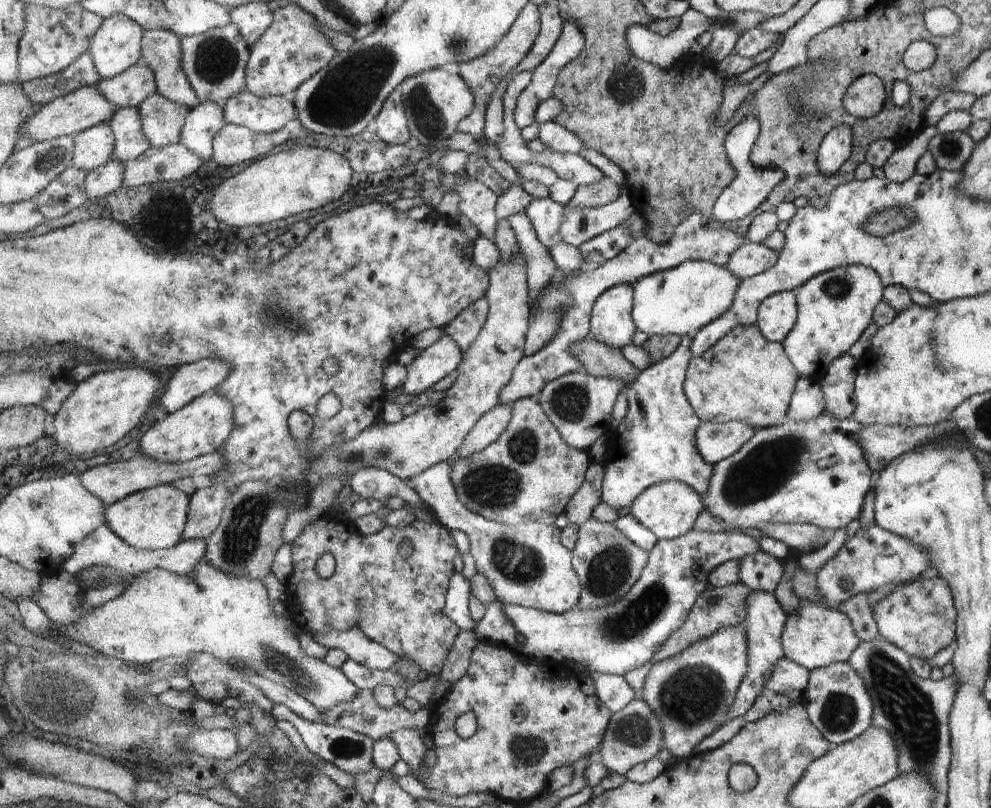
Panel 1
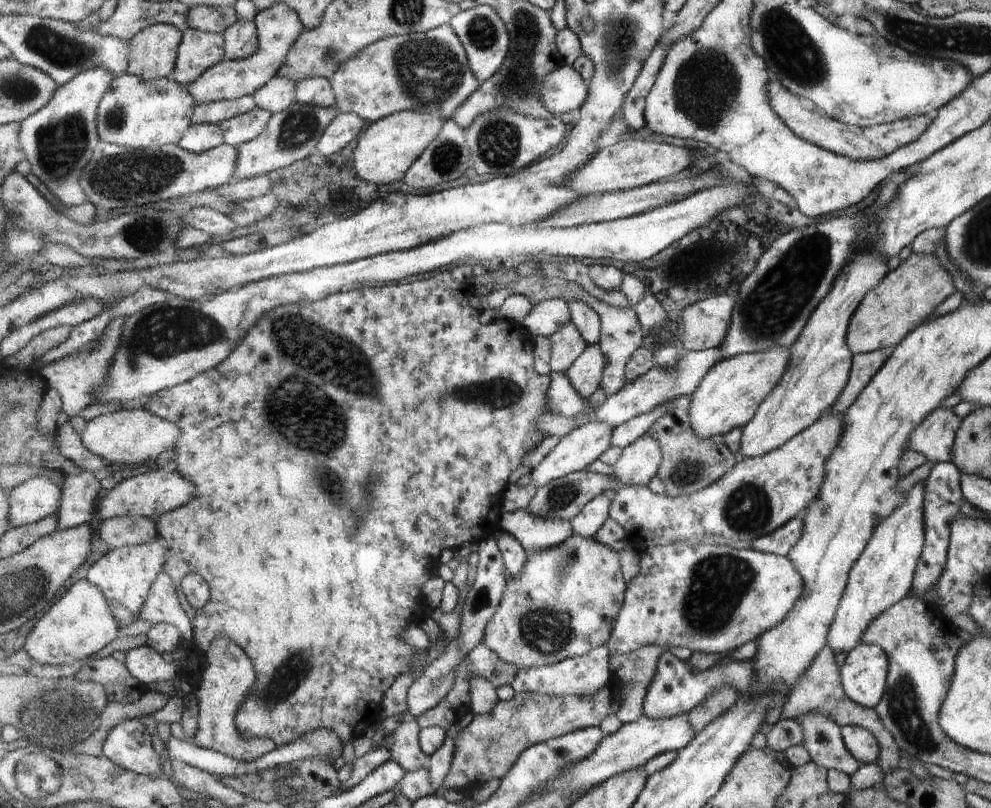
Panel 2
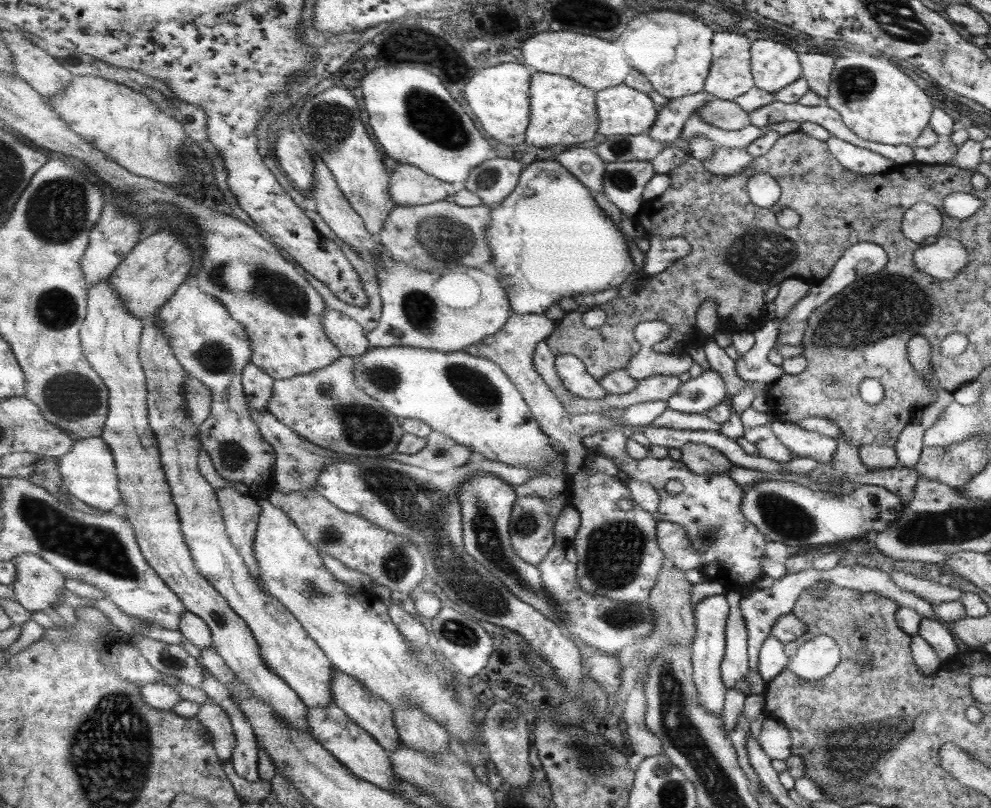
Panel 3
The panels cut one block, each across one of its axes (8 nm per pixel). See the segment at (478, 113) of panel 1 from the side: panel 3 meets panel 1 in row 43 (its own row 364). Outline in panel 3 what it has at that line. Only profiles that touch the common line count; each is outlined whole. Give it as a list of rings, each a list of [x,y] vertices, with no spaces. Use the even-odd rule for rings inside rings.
[[[513,313],[510,320],[498,333],[492,334],[474,345],[467,346],[464,351],[491,359],[491,361],[499,363],[503,370],[506,370],[509,378],[522,392],[523,399],[529,404],[534,418],[538,420],[539,427],[542,428],[542,432],[551,438],[553,442],[557,442],[558,448],[563,451],[566,464],[564,473],[572,477],[578,474],[579,470],[582,470],[586,464],[586,459],[589,457],[589,450],[582,442],[583,438],[607,430],[614,430],[620,427],[620,422],[616,418],[612,418],[612,416],[604,416],[603,413],[570,414],[558,396],[551,391],[551,386],[547,384],[546,379],[535,368],[534,356],[539,342],[546,341],[555,332],[557,326],[557,320],[551,320],[544,314]]]

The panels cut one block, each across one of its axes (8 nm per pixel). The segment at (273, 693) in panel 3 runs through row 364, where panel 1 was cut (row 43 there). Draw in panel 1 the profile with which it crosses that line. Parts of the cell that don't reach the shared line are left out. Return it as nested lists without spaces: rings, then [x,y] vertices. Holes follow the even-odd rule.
[[[127,15],[109,17],[91,39],[89,52],[99,74],[110,79],[144,61],[142,26]]]

